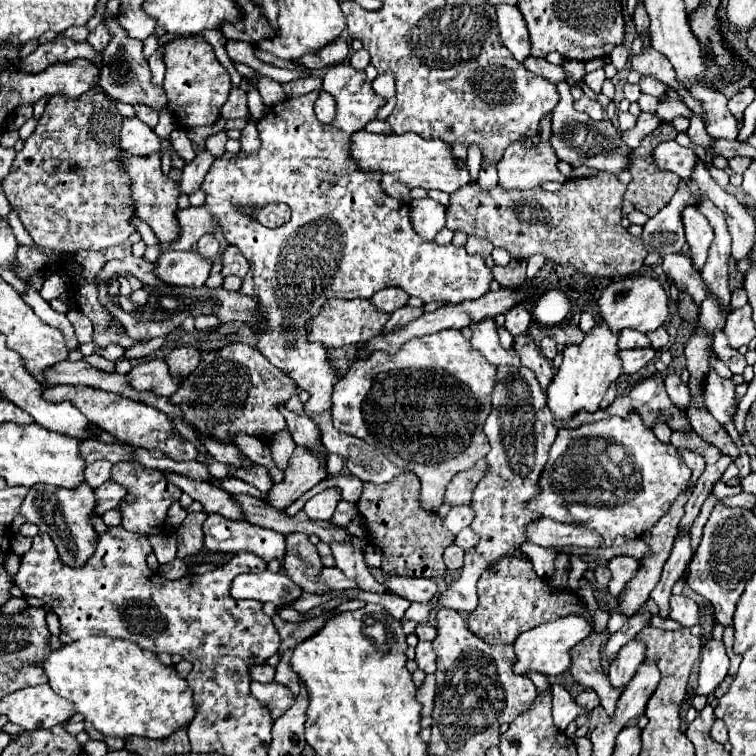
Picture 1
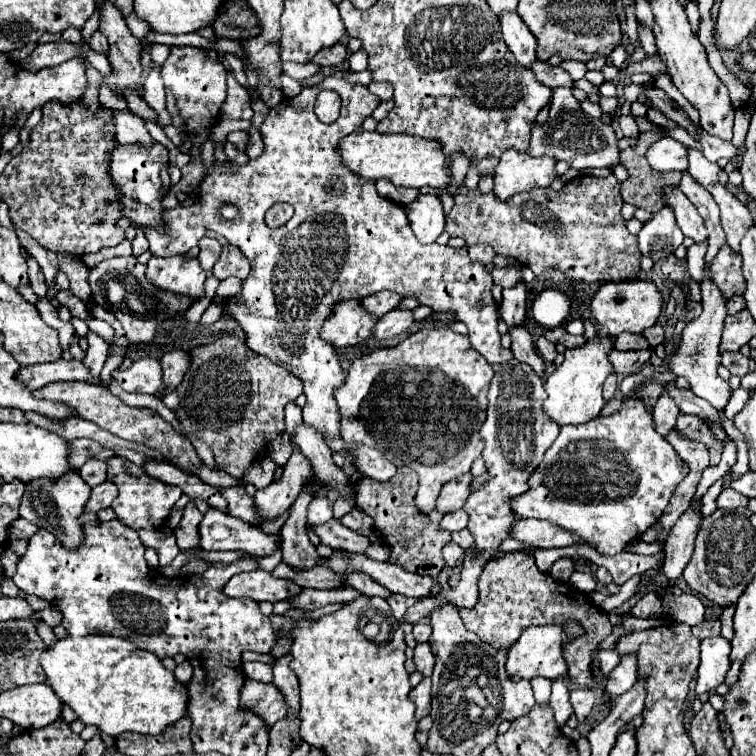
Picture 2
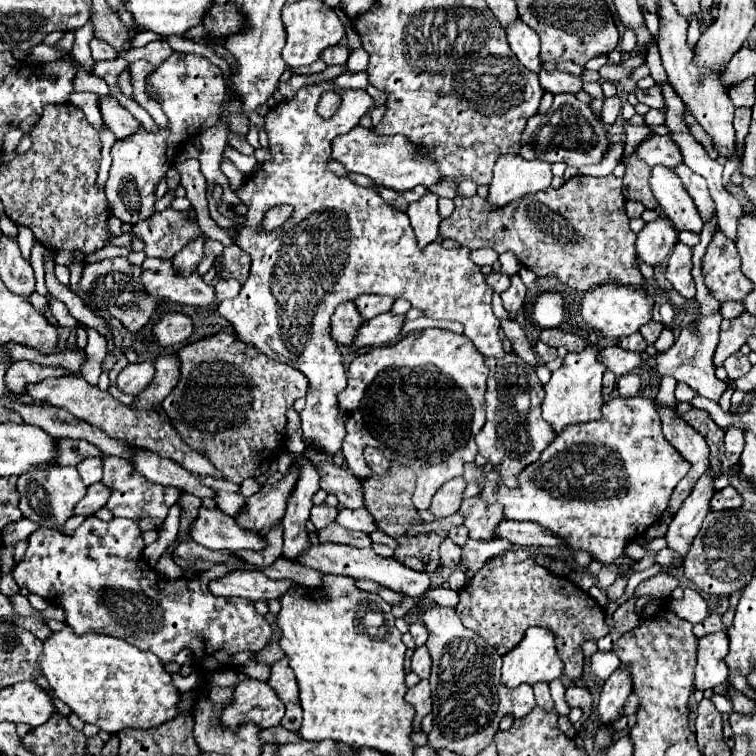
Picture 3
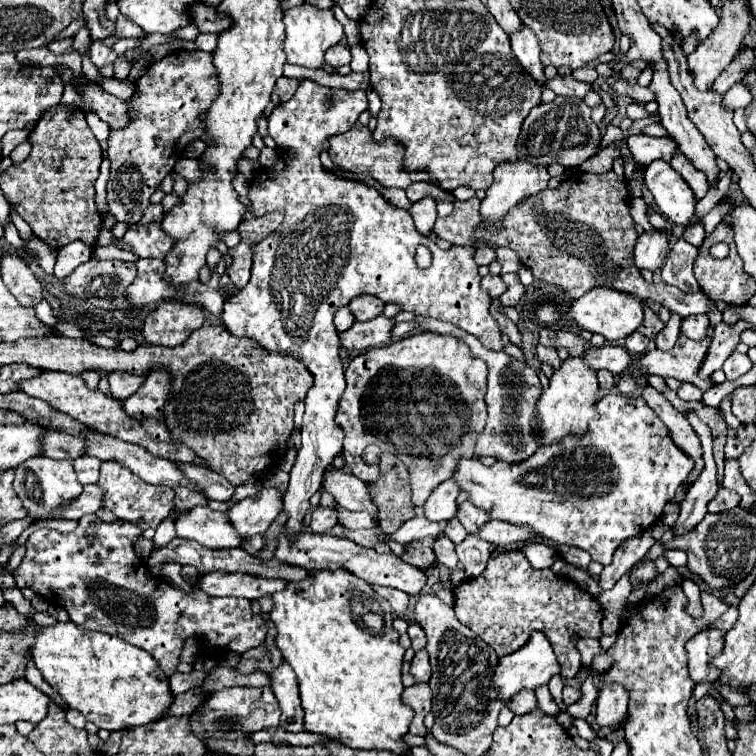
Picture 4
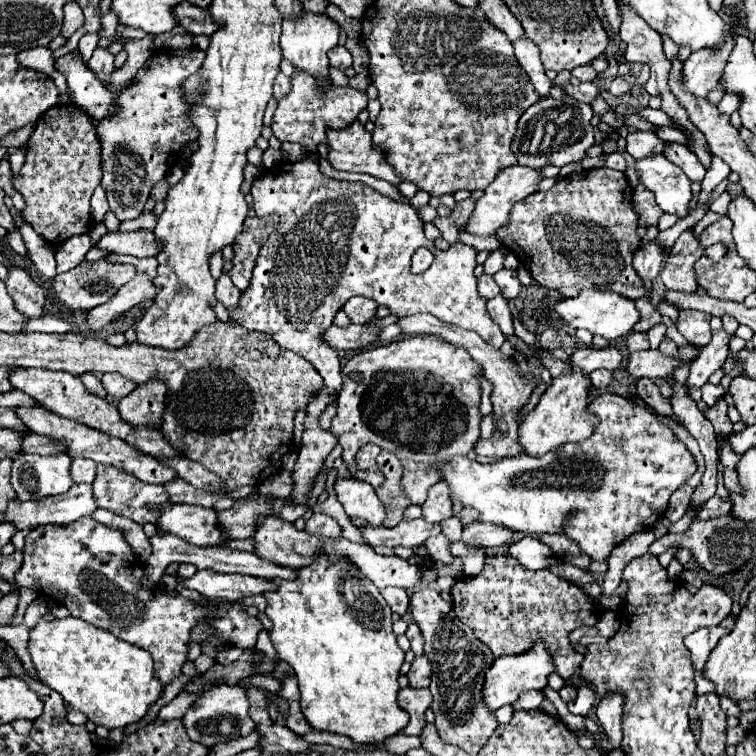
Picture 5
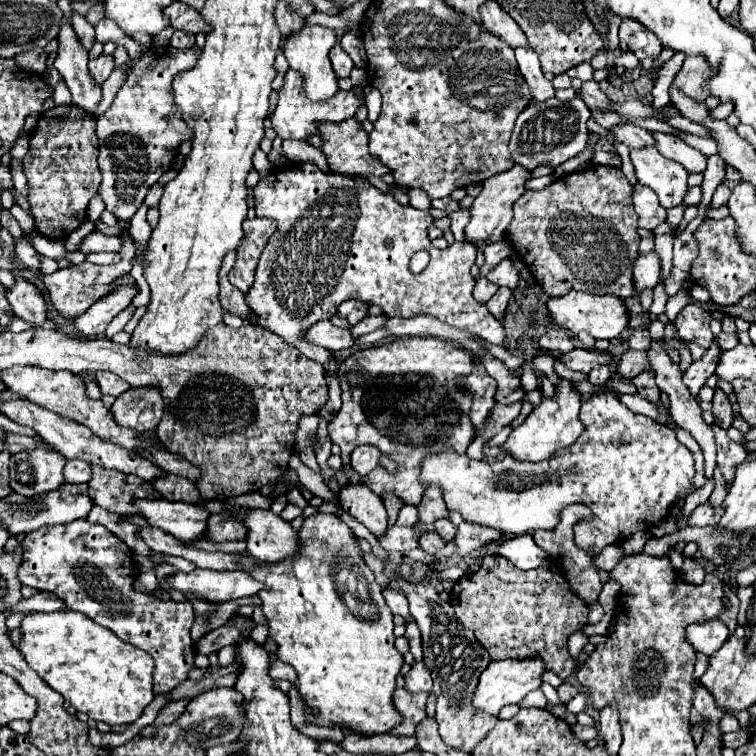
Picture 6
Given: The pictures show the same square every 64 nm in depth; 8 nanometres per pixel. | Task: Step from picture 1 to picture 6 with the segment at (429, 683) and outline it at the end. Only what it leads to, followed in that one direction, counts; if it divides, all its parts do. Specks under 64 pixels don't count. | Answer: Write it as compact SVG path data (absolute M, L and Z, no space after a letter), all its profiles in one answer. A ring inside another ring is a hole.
M404 688L394 690L394 708L402 714L402 722L388 734L394 736L414 736L416 724L426 716L426 698L428 694L410 694Z

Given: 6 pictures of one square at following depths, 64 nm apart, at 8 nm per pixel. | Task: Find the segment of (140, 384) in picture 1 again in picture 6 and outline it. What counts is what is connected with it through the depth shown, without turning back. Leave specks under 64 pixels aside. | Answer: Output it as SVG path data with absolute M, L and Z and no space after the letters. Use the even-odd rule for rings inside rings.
M96 372L94 380L98 382L102 394L110 394L110 396L120 396L124 390L130 388L128 382L120 380L120 376L116 376L112 372Z

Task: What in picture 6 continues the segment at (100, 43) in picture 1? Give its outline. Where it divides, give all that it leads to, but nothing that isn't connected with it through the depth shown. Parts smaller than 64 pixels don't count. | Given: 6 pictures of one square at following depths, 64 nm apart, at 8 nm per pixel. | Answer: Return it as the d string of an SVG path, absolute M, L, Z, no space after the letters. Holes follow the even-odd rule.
M100 54L96 60L90 60L88 62L88 68L90 68L90 76L94 78L94 82L98 86L104 84L104 80L112 74L114 70L114 58L108 56L108 54Z

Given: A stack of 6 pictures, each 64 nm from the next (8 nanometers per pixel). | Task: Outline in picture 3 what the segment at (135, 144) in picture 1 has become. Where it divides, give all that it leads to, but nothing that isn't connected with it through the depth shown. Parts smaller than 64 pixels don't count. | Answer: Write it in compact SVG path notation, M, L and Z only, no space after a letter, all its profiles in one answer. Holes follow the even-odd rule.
M102 96L100 100L100 114L104 124L116 134L116 138L126 138L140 128L140 122L112 96Z

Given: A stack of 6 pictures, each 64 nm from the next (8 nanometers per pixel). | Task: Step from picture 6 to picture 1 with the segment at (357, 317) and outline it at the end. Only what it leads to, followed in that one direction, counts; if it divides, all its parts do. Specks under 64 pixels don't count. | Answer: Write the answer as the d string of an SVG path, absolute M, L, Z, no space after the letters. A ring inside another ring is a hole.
M384 288L370 298L372 306L386 314L394 312L396 308L402 308L406 304L406 300L408 300L408 294L400 292L400 288Z

